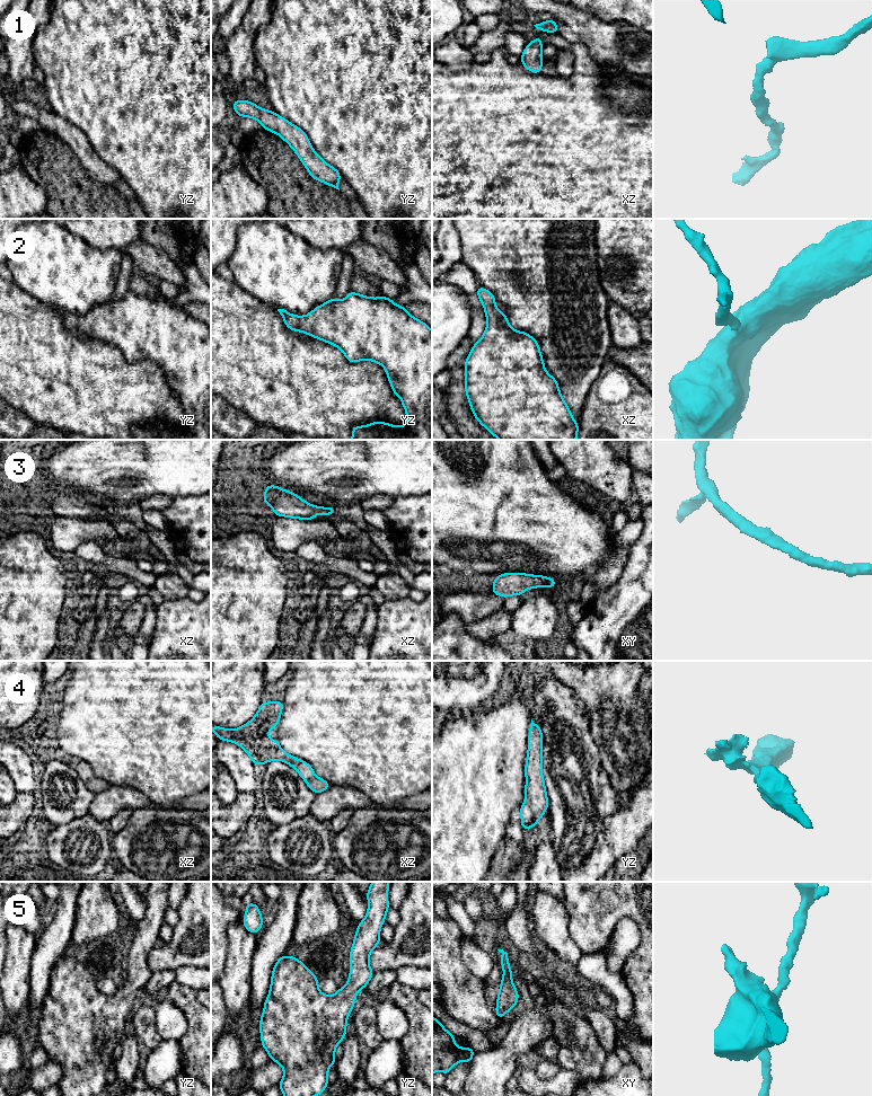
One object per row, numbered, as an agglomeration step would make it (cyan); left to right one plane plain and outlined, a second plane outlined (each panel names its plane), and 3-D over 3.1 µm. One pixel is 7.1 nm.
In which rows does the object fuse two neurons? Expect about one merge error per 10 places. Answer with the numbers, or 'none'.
none

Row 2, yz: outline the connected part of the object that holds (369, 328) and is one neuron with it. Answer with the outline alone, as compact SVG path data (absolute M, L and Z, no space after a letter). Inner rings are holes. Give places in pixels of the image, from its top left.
M353 291L342 300L333 297L306 316L291 315L284 309L278 309L278 311L289 329L301 332L338 347L350 363L369 360L385 368L393 394L400 397L405 408L406 424L394 426L386 422L373 422L364 426L353 426L351 440L432 440L432 330L425 322L414 318L405 307L395 304L384 294L380 298L370 298Z

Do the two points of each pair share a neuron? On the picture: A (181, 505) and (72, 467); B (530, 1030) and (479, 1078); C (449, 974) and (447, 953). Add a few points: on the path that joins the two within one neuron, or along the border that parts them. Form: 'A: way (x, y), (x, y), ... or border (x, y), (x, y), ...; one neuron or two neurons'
A: border (199, 494), (172, 498); two neurons
B: way (518, 1041), (492, 1067); one neuron
C: way (447, 969), (447, 958); one neuron

